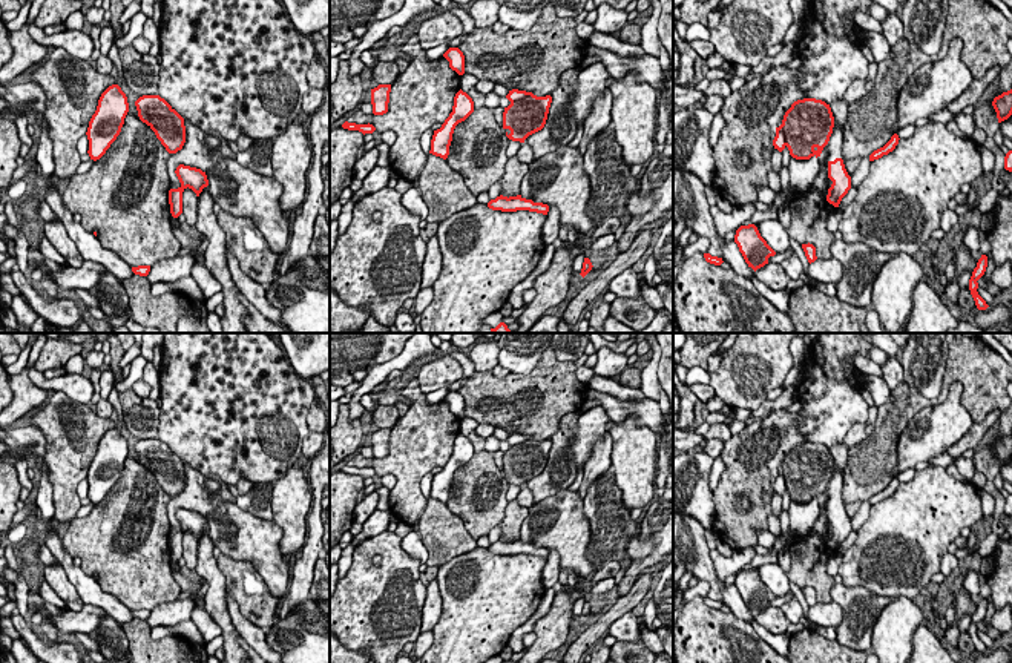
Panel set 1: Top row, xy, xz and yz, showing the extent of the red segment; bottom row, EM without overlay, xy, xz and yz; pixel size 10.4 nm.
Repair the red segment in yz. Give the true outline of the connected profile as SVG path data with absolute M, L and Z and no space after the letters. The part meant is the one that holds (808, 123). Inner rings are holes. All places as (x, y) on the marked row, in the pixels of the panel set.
M816 98L797 100L785 112L782 124L776 127L774 149L785 147L796 160L810 160L828 153L828 178L833 181L826 201L839 207L851 189L842 160L843 129L834 121L830 104Z

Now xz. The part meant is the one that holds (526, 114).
M512 89L506 98L511 104L503 112L503 129L509 138L506 157L512 158L529 135L544 127L552 97L537 97L532 92Z

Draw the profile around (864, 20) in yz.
M860 11L854 12L854 21L863 29L872 29L874 32L883 34L882 25L871 14L863 14Z

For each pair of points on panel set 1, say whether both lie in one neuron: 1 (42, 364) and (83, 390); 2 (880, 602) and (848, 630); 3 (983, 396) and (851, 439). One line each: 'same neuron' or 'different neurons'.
1: different neurons
2: same neuron
3: different neurons

